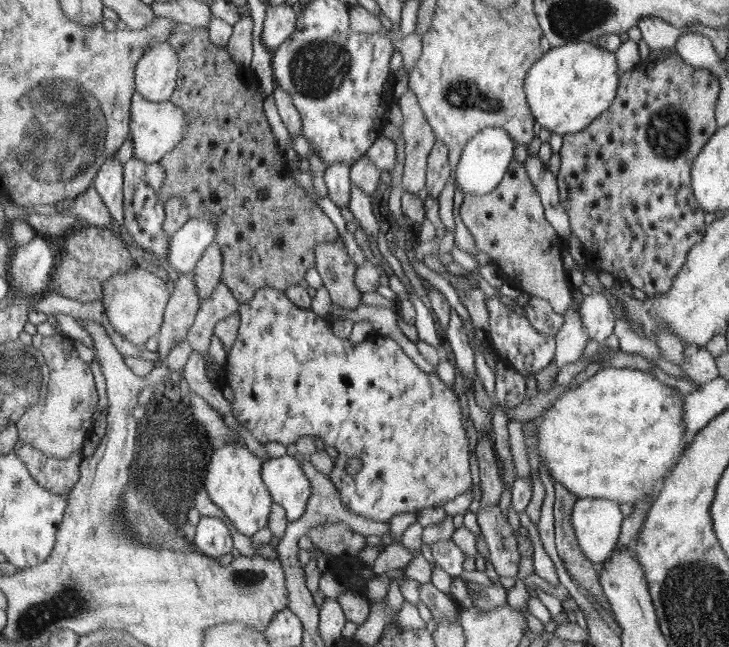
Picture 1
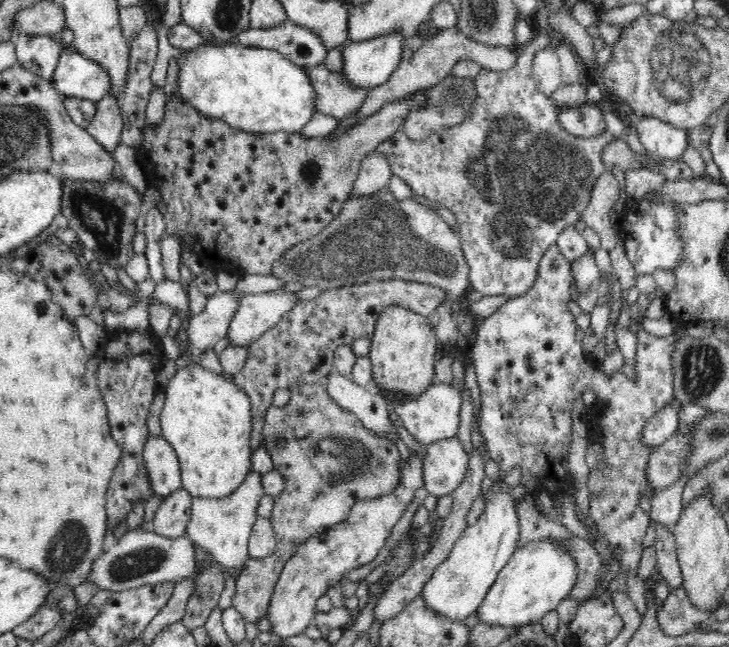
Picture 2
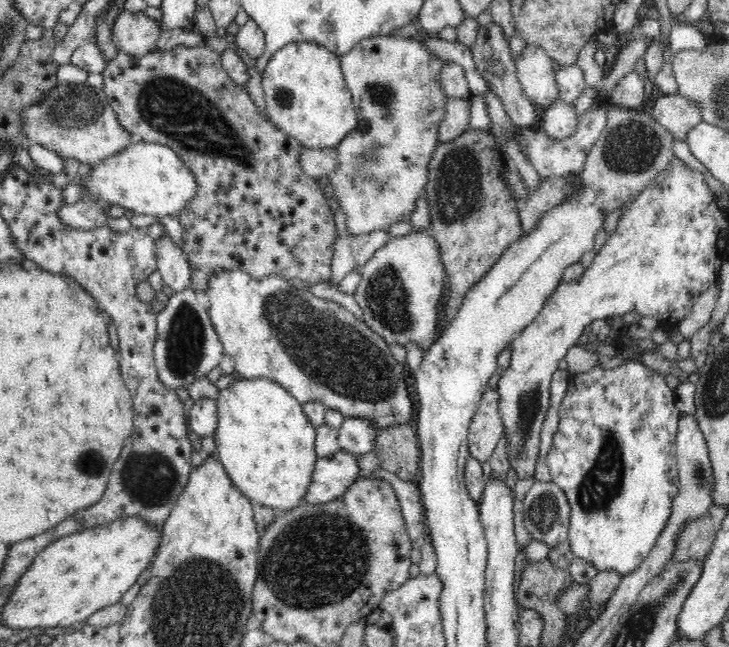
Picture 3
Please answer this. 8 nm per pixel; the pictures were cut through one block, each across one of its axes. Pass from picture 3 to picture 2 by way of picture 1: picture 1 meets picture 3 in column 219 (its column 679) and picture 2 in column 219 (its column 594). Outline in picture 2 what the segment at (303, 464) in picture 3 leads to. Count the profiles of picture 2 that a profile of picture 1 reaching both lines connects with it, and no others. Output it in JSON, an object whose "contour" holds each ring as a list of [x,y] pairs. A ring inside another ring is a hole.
{"contour":[[[200,364],[190,365],[182,370],[177,370],[176,375],[170,382],[164,384],[165,387],[165,403],[159,416],[160,426],[162,429],[162,437],[174,448],[175,454],[178,456],[180,463],[182,487],[193,497],[200,498],[224,498],[232,494],[252,471],[252,448],[251,448],[251,432],[252,432],[252,403],[246,392],[239,388],[232,380],[231,376],[221,376],[203,368]]]}

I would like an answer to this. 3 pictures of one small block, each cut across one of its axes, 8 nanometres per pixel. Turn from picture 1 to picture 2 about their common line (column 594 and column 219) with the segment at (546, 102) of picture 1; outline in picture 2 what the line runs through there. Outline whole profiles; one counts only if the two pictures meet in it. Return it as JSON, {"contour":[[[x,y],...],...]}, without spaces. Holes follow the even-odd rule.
{"contour":[[[234,43],[202,44],[186,49],[179,64],[179,89],[176,95],[203,117],[220,119],[235,129],[249,133],[298,133],[317,114],[316,91],[306,69],[288,61],[278,51],[236,45]]]}

